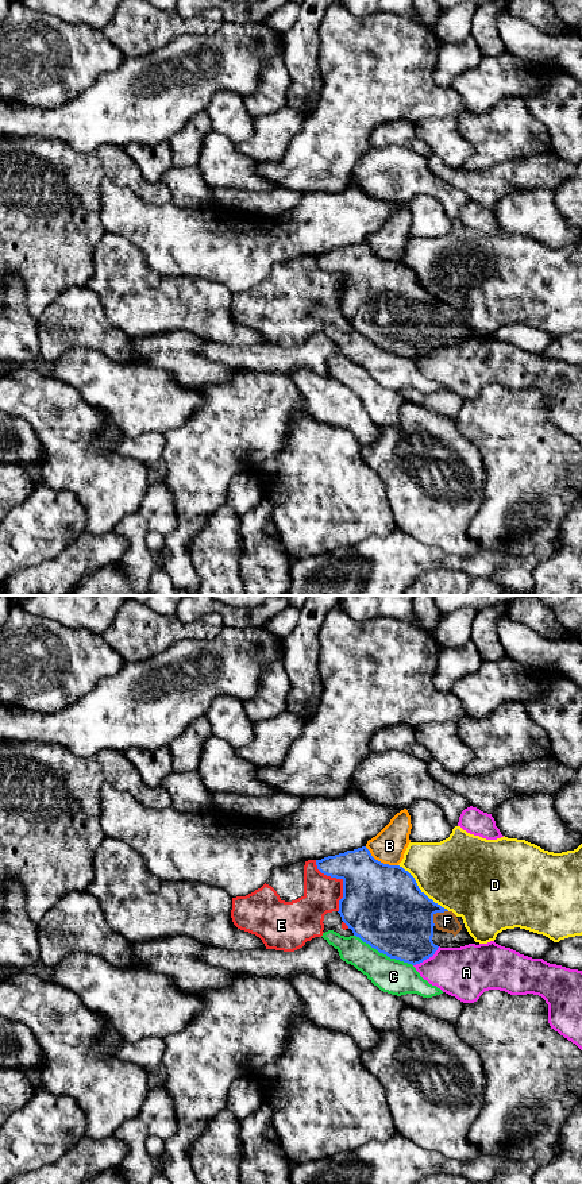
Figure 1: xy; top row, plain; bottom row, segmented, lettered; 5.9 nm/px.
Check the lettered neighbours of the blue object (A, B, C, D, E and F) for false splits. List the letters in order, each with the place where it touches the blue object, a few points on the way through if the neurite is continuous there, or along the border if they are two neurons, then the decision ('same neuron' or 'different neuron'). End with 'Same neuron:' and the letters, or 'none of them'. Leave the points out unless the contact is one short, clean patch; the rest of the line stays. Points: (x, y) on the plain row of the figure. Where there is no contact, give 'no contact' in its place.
A: contact xy (427, 353); different neuron
B: contact xy (380, 257); different neuron
C: contact xy (384, 348); different neuron
D: contact xy (420, 285); different neuron
E: contact xy (343, 276); different neuron
F: contact xy (435, 308); way xy (393, 311), (435, 308), (447, 316); same neuron
Same neuron: F

